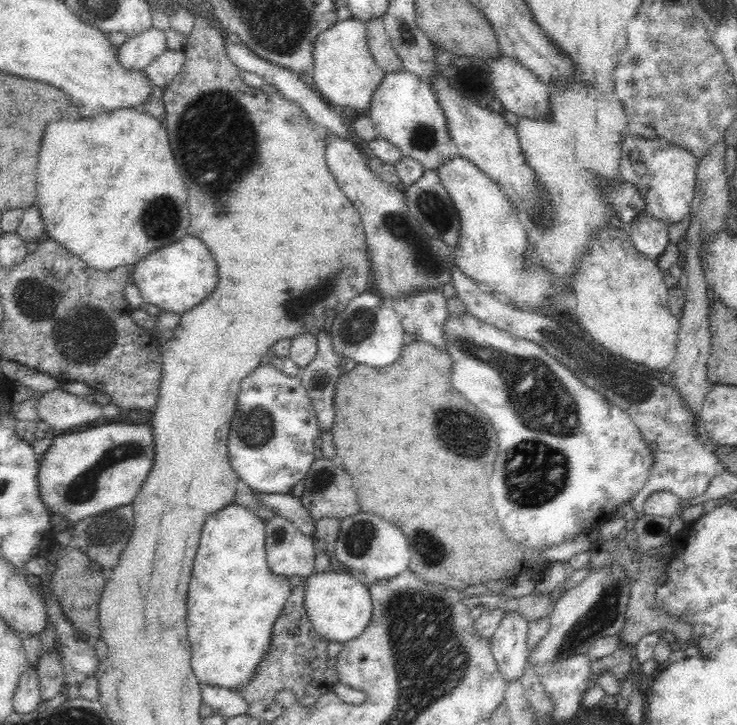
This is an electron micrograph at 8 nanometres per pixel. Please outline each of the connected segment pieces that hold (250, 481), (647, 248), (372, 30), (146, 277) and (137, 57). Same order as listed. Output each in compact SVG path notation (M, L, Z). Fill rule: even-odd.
M271 364L259 366L244 378L238 394L237 410L232 417L228 433L227 451L232 468L240 480L251 489L264 493L286 494L301 480L315 461L316 438L320 428L308 390L303 386L300 376L288 376Z
M640 211L639 215L628 224L628 231L638 253L654 262L668 247L668 225L646 211Z
M368 17L362 21L365 26L368 49L375 63L386 73L402 69L401 60L392 49L382 17Z
M184 236L182 240L146 254L130 272L144 303L157 306L161 312L179 315L194 308L218 284L218 270L208 248L192 236Z
M150 30L126 39L116 52L117 63L124 69L144 70L158 55L167 49L166 37L162 31Z

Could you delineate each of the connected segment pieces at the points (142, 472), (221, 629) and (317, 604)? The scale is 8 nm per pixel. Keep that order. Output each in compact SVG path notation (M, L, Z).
M149 423L106 424L58 436L44 452L37 466L36 480L39 497L51 515L62 516L70 526L88 516L130 504L152 468L154 453L155 446Z
M233 502L211 514L203 525L187 594L191 667L200 683L238 691L254 675L256 665L268 650L272 626L291 593L290 583L288 578L272 574L268 568L265 520L245 506Z
M314 571L305 578L303 605L313 629L326 640L345 643L358 636L369 623L371 598L369 587L363 585L352 572Z

